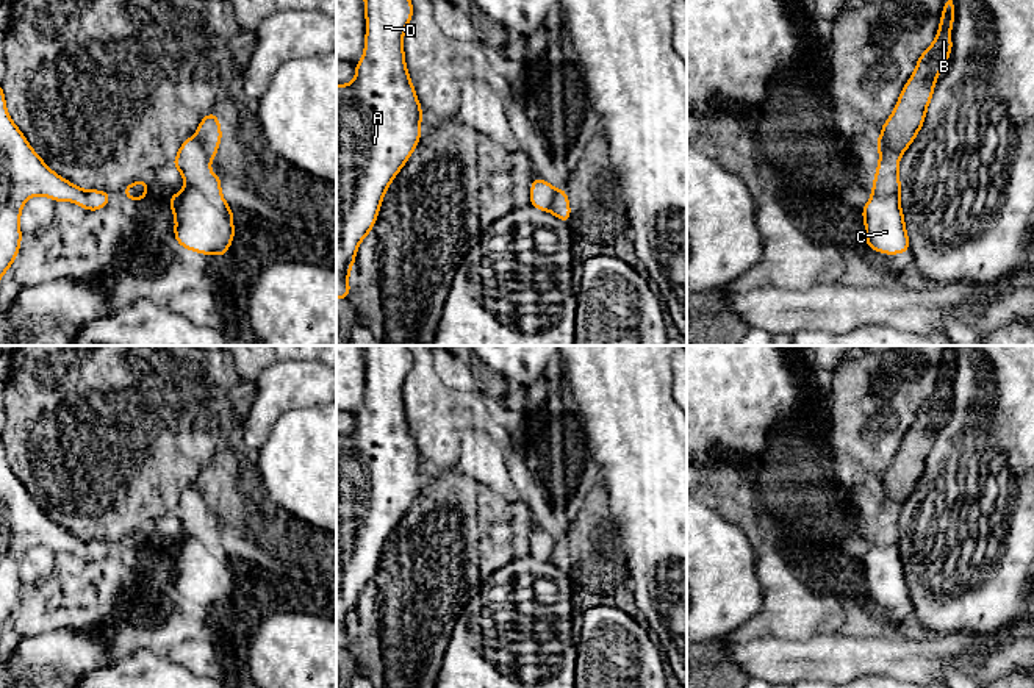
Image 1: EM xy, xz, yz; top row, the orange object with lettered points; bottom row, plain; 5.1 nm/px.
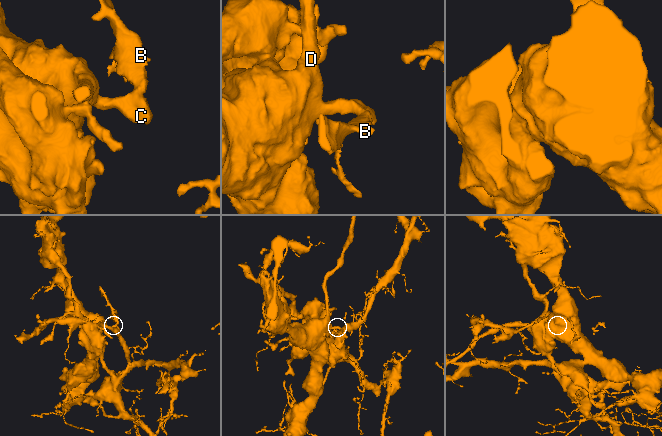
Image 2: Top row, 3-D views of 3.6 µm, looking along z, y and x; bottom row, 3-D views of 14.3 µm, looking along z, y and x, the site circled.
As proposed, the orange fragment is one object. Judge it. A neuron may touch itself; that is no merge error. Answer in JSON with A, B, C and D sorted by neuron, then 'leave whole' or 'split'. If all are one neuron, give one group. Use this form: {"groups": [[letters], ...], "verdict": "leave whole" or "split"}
{"groups": [["A", "C", "D"], ["B"]], "verdict": "split"}

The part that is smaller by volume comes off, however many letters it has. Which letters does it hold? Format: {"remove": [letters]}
{"remove": ["B"]}

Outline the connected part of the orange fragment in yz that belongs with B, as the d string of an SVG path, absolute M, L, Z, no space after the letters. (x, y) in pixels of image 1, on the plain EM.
M954 346L945 350L934 392L920 405L912 427L881 478L885 497L903 505L915 491L926 469L935 432L951 405L951 377L954 374Z

